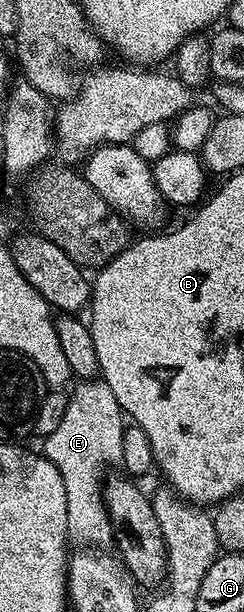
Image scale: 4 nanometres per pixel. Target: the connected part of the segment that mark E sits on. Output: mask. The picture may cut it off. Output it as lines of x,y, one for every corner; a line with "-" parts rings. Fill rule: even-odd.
102,379
81,380
76,390
71,390
68,398
68,406
66,407
66,415
62,415
62,423
58,423
58,427
54,427
54,431
50,431
48,437
43,438
42,452
45,457
50,459
50,463
54,463
54,467
58,467
58,471
62,475
62,484
66,486
66,523
68,524
68,535
73,542
79,543
84,547
108,547
113,544
114,538
112,535
112,524
108,518
108,512
104,506
104,487
103,484
106,480
106,474
109,472
108,465
114,467
120,465
120,456
122,455
122,435
126,428
126,414
120,408
118,399
114,399
114,391
110,391
110,387

